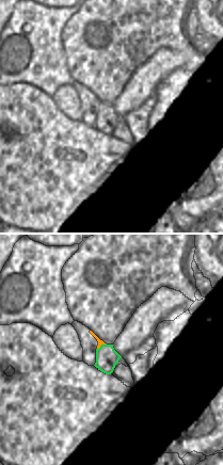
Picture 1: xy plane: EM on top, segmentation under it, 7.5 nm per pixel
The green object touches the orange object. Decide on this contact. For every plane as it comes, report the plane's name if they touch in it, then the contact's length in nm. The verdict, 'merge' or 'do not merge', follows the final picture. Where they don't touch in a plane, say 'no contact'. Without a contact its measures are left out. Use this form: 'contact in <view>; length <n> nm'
contact in xy; length 80 nm

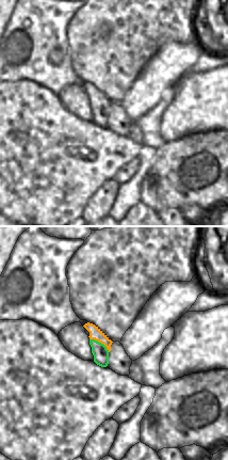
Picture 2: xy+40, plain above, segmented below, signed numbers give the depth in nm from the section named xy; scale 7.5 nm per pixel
contact in xy+40; length 180 nm

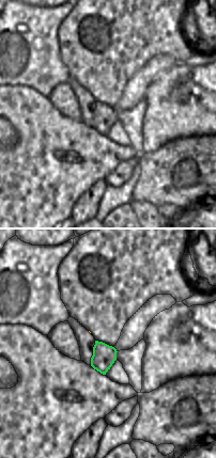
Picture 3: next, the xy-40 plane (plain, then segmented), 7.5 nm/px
no contact

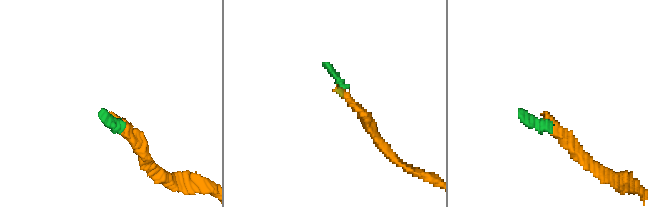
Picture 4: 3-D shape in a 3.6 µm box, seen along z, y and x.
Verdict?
do not merge

